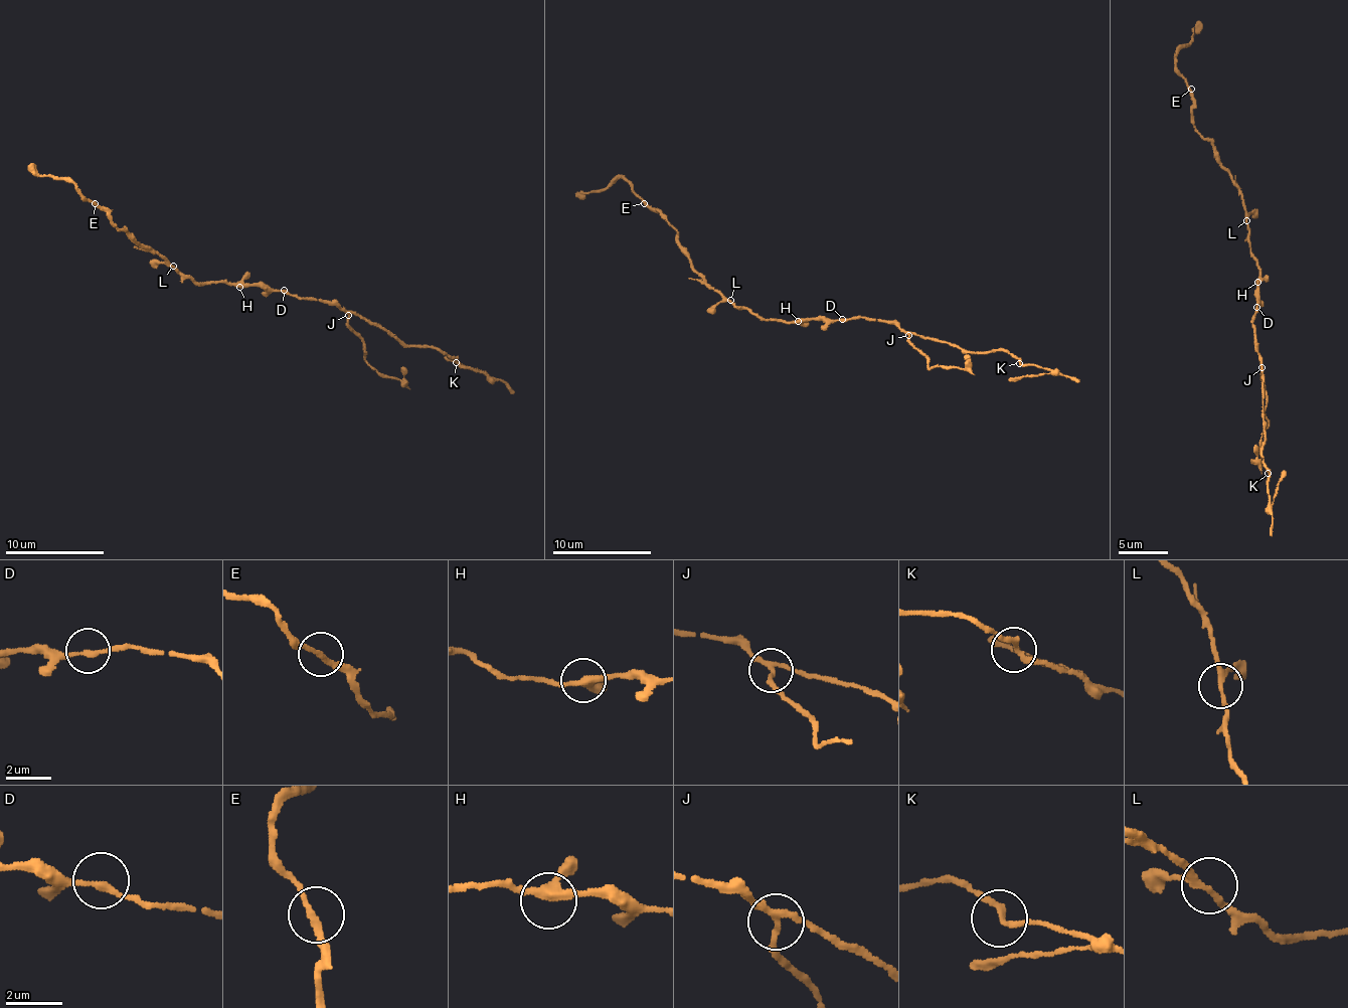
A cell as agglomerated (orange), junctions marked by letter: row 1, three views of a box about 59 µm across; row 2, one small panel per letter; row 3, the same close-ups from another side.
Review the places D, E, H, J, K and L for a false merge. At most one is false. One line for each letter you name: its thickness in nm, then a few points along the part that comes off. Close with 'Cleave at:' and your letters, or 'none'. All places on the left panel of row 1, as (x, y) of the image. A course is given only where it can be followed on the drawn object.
J: calibre 190 nm; course (347, 314), (347, 327), (362, 340), (367, 359), (382, 374), (399, 378), (404, 375), (402, 366)
Cleave at: J

